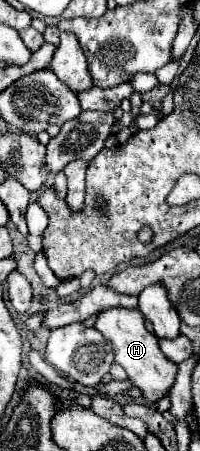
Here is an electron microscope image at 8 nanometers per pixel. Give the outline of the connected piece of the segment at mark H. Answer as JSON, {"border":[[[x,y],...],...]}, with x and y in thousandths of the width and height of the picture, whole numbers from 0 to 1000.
{"border":[[[545,681],[485,694],[475,729],[545,756],[575,783],[575,800],[635,823],[645,840],[675,858],[715,867],[715,880],[755,894],[785,894],[805,880],[825,880],[875,845],[885,809],[835,800],[785,765],[785,747],[755,743],[725,729],[725,707],[695,685],[635,685],[635,681]]]}

